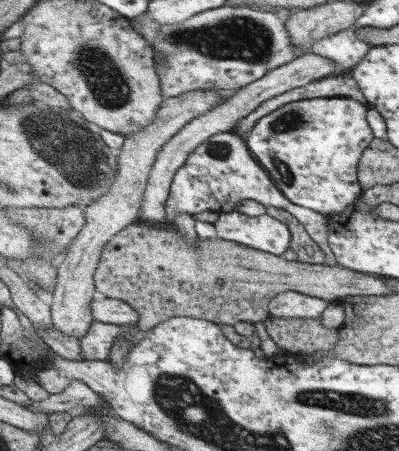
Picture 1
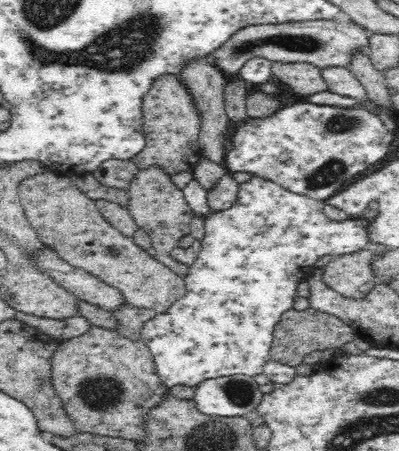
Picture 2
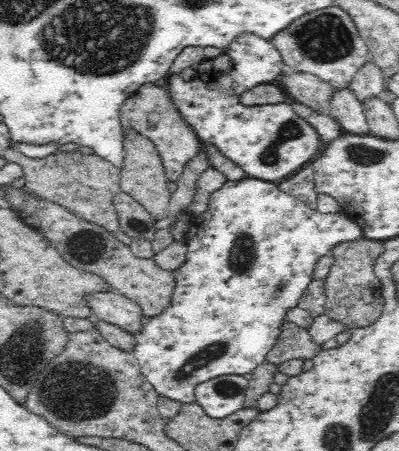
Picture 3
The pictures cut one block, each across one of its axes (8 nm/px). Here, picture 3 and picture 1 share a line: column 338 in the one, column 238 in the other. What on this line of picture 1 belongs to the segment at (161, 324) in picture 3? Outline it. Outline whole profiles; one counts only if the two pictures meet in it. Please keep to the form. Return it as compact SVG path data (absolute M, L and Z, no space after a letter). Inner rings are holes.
M219 212L219 220L215 222L217 236L237 242L241 246L249 246L267 254L281 256L289 248L289 230L279 220L263 214L263 216L245 216L235 212Z

